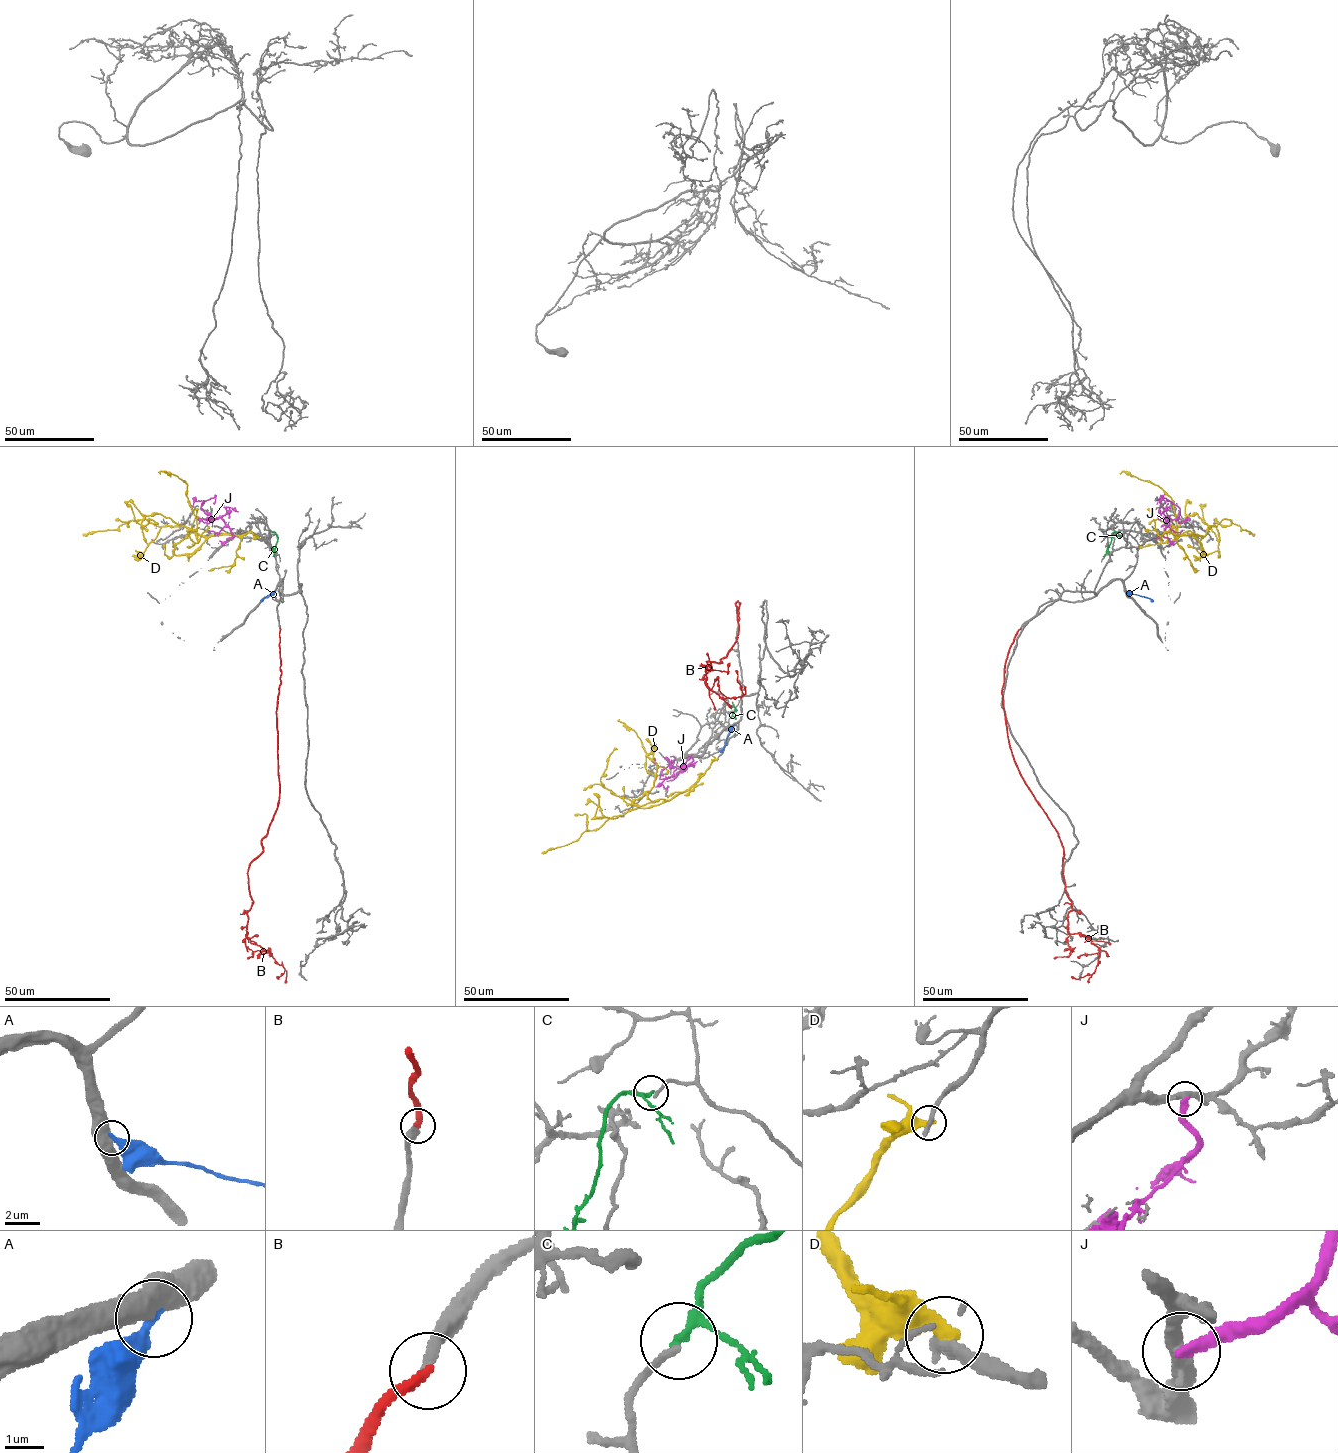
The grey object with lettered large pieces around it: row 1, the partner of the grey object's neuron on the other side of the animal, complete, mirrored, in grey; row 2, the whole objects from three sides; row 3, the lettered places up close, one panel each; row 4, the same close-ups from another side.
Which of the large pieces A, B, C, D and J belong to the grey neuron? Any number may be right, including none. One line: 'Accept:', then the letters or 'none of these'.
Accept: B

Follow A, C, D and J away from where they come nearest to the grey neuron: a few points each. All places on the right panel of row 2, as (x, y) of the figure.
A: (1126, 591), (1152, 601)
C: (1117, 531), (1112, 533), (1103, 556)
D: (1160, 537), (1165, 532), (1199, 536), (1207, 555), (1190, 531), (1178, 533), (1170, 497), (1156, 485), (1120, 474)
J: (1156, 538), (1163, 534), (1168, 518), (1178, 518), (1180, 509), (1160, 495), (1156, 504)

